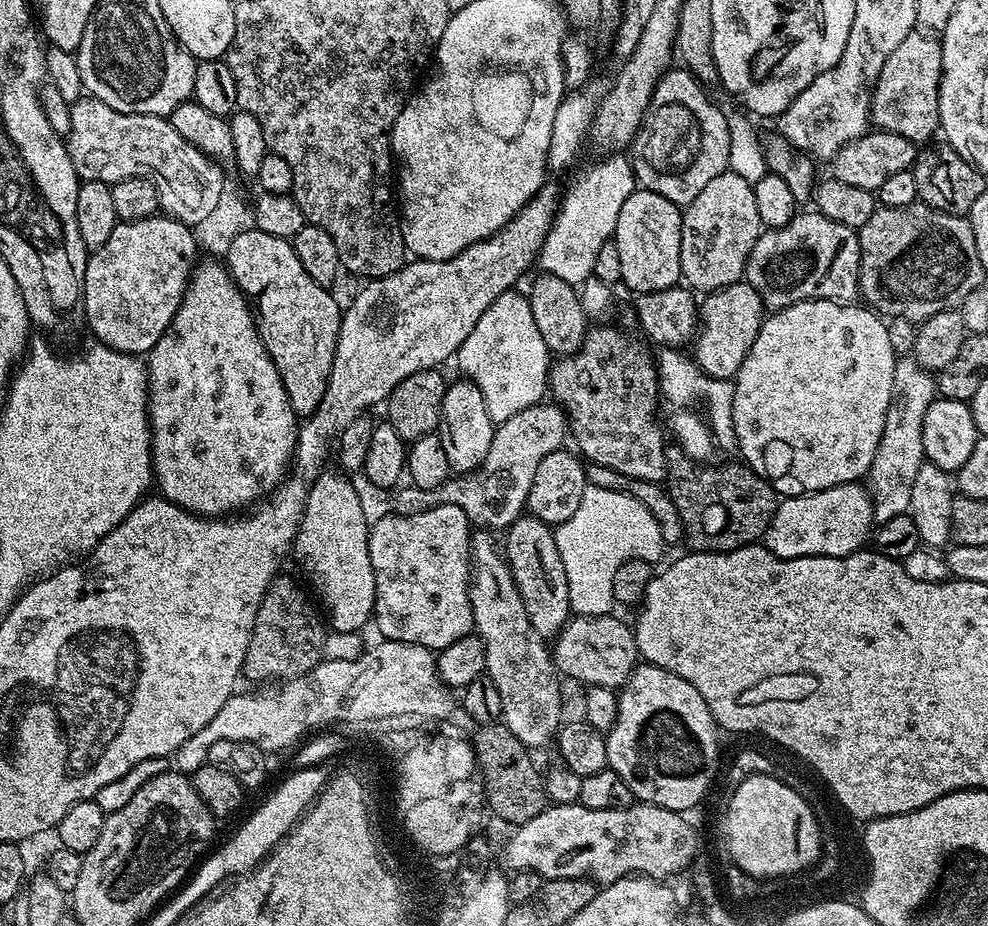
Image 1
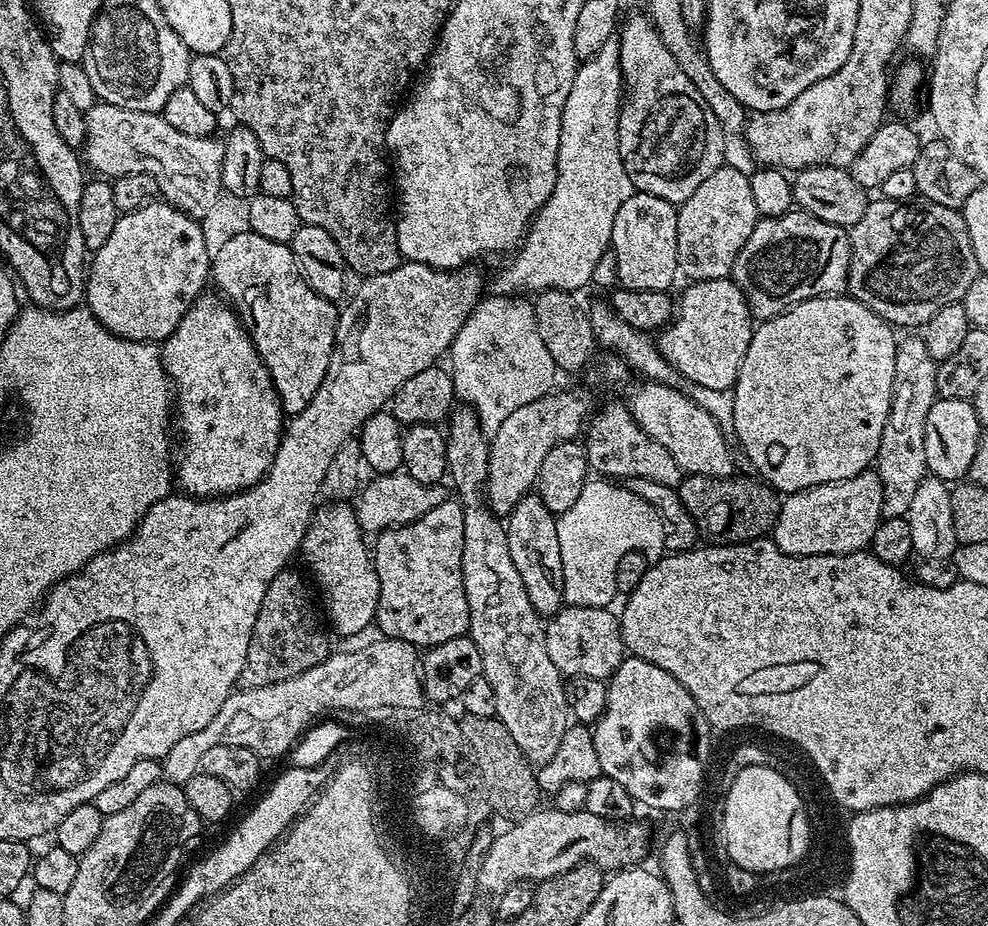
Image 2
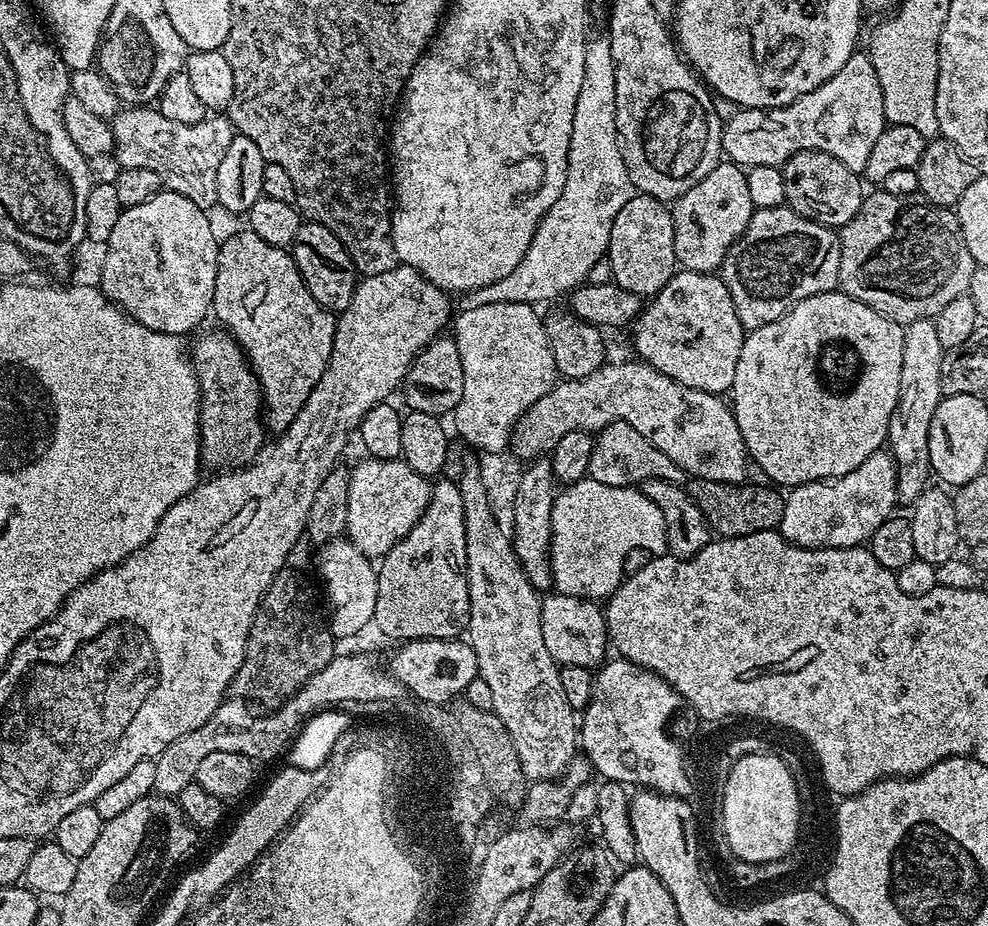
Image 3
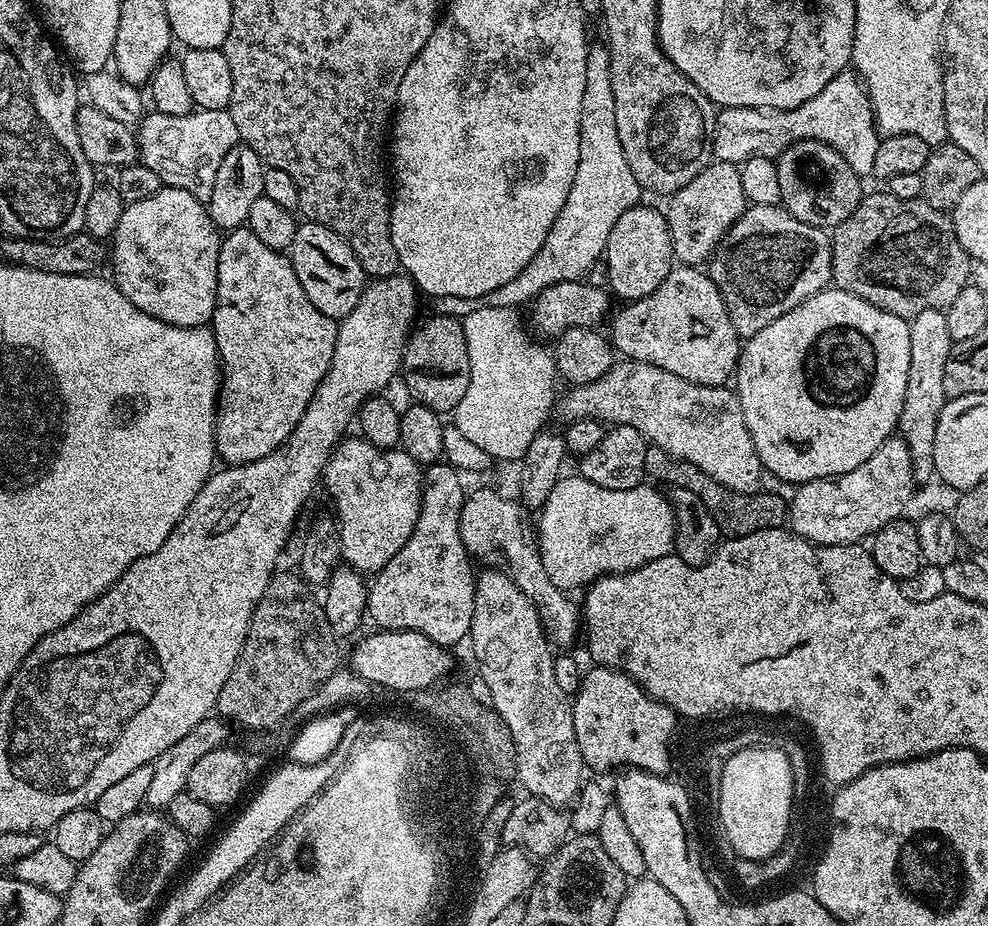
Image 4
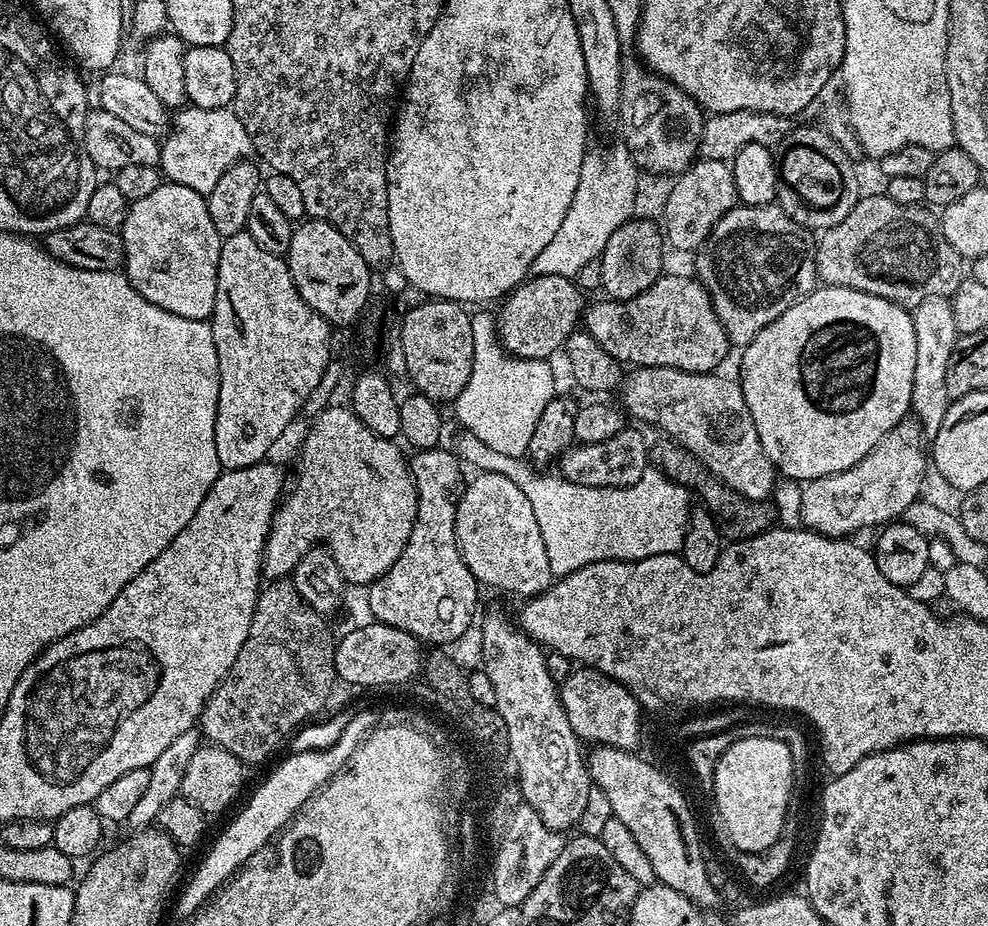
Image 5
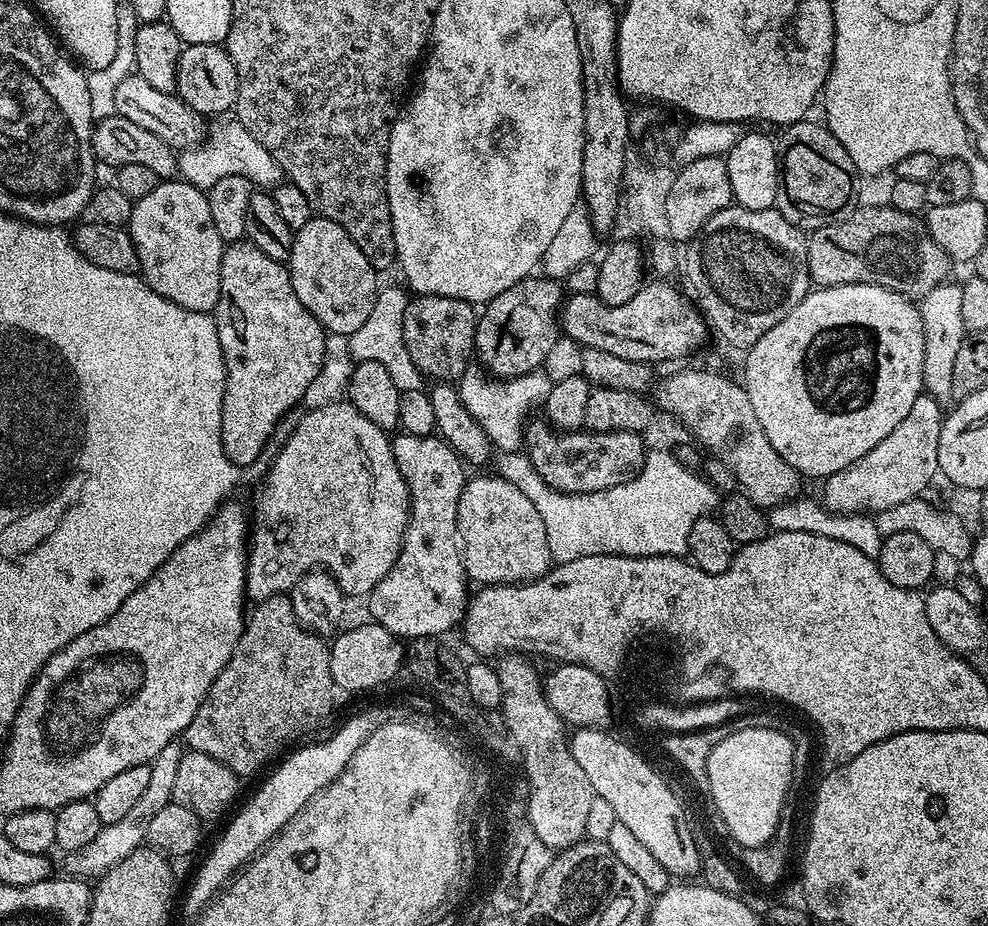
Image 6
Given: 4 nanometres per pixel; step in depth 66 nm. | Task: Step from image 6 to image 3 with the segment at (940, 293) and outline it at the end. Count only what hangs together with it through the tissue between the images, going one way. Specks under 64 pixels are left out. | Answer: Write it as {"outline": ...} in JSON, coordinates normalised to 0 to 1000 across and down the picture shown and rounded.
{"outline":[[[946,344],[927,346],[915,354],[913,413],[907,442],[899,457],[897,476],[898,487],[907,497],[907,539],[912,545],[926,544],[945,514],[941,503],[941,456],[955,428],[951,409],[956,379],[949,365]]]}

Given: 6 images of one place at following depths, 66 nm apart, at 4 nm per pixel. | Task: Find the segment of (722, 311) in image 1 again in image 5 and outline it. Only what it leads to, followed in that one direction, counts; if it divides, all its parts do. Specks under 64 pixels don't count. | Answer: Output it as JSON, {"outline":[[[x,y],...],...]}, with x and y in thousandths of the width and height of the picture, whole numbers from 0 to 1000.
{"outline":[[[669,296],[650,317],[637,324],[617,324],[607,322],[603,329],[592,332],[589,354],[603,366],[605,374],[613,378],[624,391],[645,397],[685,397],[695,402],[720,402],[737,384],[739,368],[723,330],[719,317],[709,308],[703,297],[676,298]]]}

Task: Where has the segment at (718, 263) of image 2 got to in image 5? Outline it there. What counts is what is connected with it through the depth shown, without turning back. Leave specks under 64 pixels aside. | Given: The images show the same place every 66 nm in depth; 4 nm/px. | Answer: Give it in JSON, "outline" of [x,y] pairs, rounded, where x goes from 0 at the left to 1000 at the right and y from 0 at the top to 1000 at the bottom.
{"outline":[[[705,172],[693,186],[681,193],[681,205],[674,217],[670,251],[675,262],[688,272],[703,273],[723,244],[740,225],[746,224],[741,178],[736,173]]]}

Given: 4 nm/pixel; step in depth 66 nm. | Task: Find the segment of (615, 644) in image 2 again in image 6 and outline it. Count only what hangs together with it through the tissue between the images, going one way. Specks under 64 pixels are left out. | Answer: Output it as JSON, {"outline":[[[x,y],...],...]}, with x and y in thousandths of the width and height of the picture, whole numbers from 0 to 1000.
{"outline":[[[504,512],[498,514],[482,514],[471,522],[468,538],[464,538],[464,564],[462,577],[466,585],[466,602],[470,605],[470,621],[483,632],[495,631],[533,631],[543,626],[553,617],[553,607],[559,605],[557,590],[553,585],[553,567],[545,551],[540,551],[540,542],[524,529],[516,521],[512,521]]]}

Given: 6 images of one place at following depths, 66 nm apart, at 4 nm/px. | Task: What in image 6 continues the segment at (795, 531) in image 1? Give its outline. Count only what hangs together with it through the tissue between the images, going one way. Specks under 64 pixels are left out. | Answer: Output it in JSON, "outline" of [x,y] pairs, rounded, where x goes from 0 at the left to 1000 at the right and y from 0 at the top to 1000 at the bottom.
{"outline":[[[932,425],[925,438],[921,438],[921,447],[917,447],[917,451],[913,451],[913,456],[909,456],[885,486],[872,490],[868,499],[833,519],[833,546],[852,556],[886,555],[938,532],[939,522],[948,517],[951,509],[949,473],[957,445],[950,440],[954,441],[946,428]]]}

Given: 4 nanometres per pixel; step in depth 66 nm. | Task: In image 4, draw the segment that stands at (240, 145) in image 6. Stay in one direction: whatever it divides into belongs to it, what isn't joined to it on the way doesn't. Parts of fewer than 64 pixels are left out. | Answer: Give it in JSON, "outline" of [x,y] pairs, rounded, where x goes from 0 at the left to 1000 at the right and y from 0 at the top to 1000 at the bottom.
{"outline":[[[204,117],[189,125],[173,125],[154,119],[140,135],[141,172],[152,179],[169,202],[183,203],[207,218],[217,205],[217,192],[221,192],[225,171],[233,166],[242,151],[237,127],[229,119]]]}

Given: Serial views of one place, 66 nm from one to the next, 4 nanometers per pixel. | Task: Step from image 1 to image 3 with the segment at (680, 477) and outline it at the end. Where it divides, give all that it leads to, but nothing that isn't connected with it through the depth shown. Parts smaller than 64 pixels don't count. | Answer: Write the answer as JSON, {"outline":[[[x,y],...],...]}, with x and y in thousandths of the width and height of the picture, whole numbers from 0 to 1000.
{"outline":[[[701,517],[699,522],[699,537],[713,553],[720,573],[726,580],[754,579],[767,577],[771,572],[788,571],[794,550],[794,536],[785,532],[788,530],[784,526],[768,527],[756,522],[732,523],[722,518],[705,517]]]}

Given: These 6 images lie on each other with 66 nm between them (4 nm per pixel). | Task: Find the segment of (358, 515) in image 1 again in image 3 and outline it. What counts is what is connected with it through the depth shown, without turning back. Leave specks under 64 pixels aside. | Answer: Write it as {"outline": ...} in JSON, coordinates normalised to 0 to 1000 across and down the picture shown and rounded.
{"outline":[[[343,581],[325,589],[323,593],[324,622],[328,631],[328,648],[332,678],[337,690],[347,693],[362,686],[380,671],[384,619],[378,606],[368,600],[351,581]]]}

